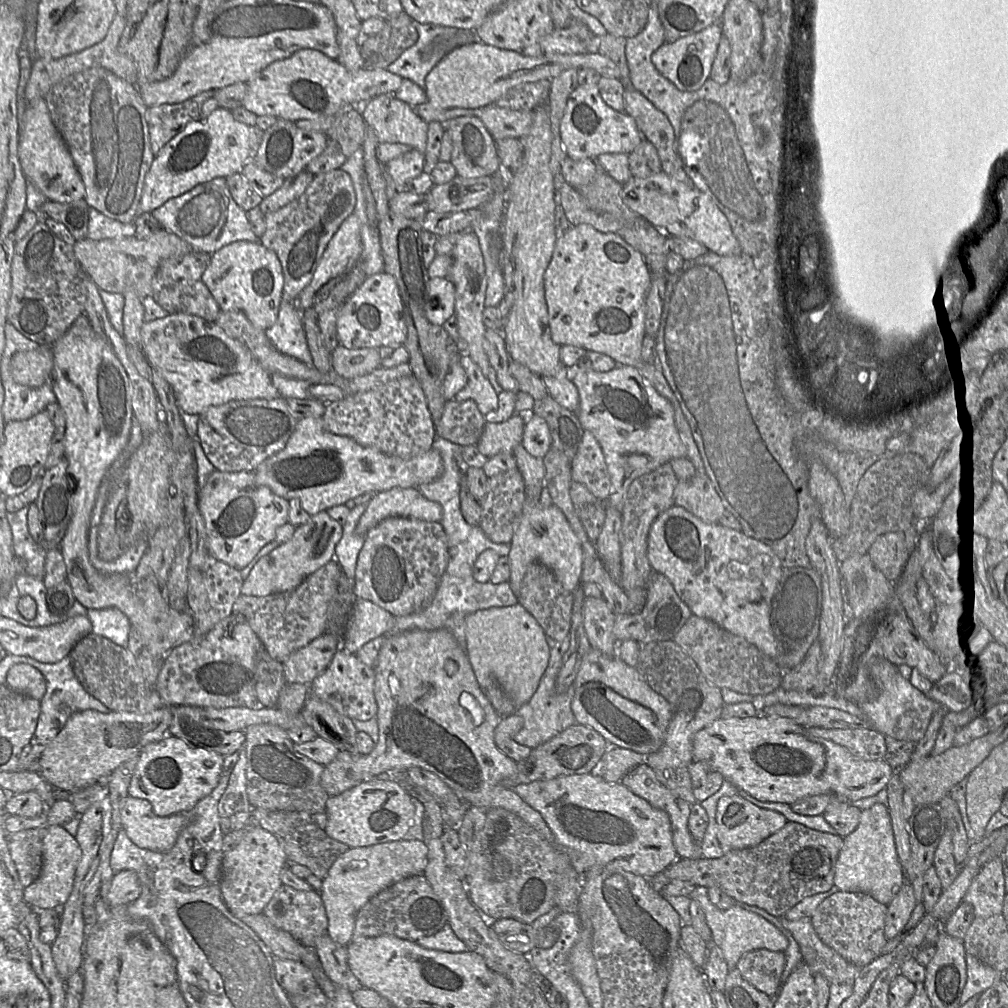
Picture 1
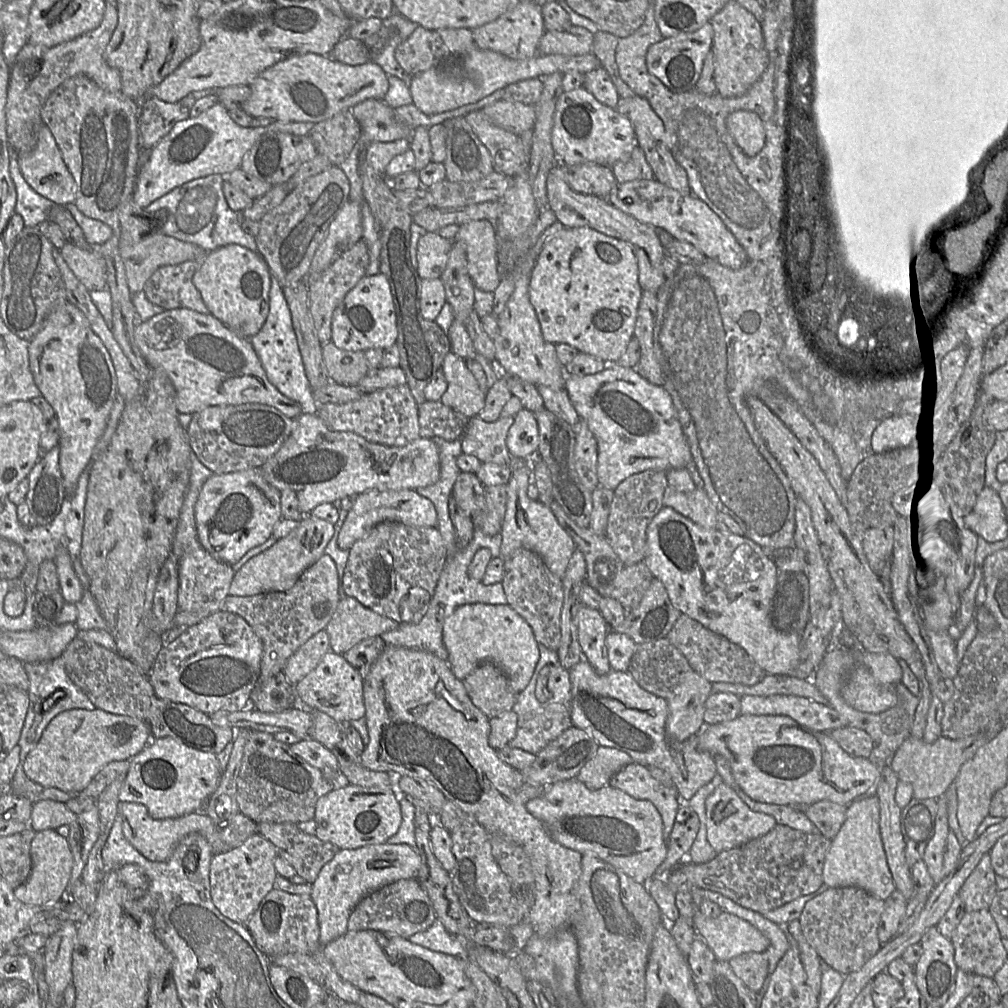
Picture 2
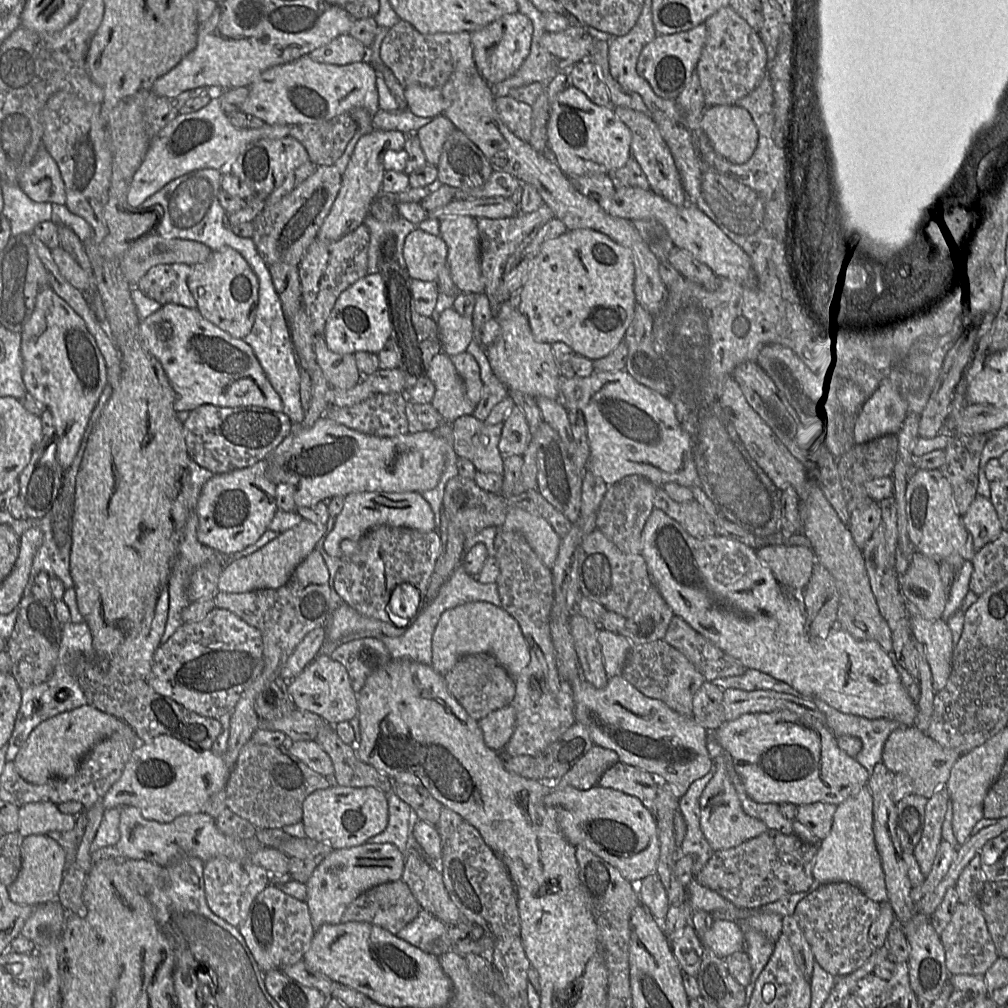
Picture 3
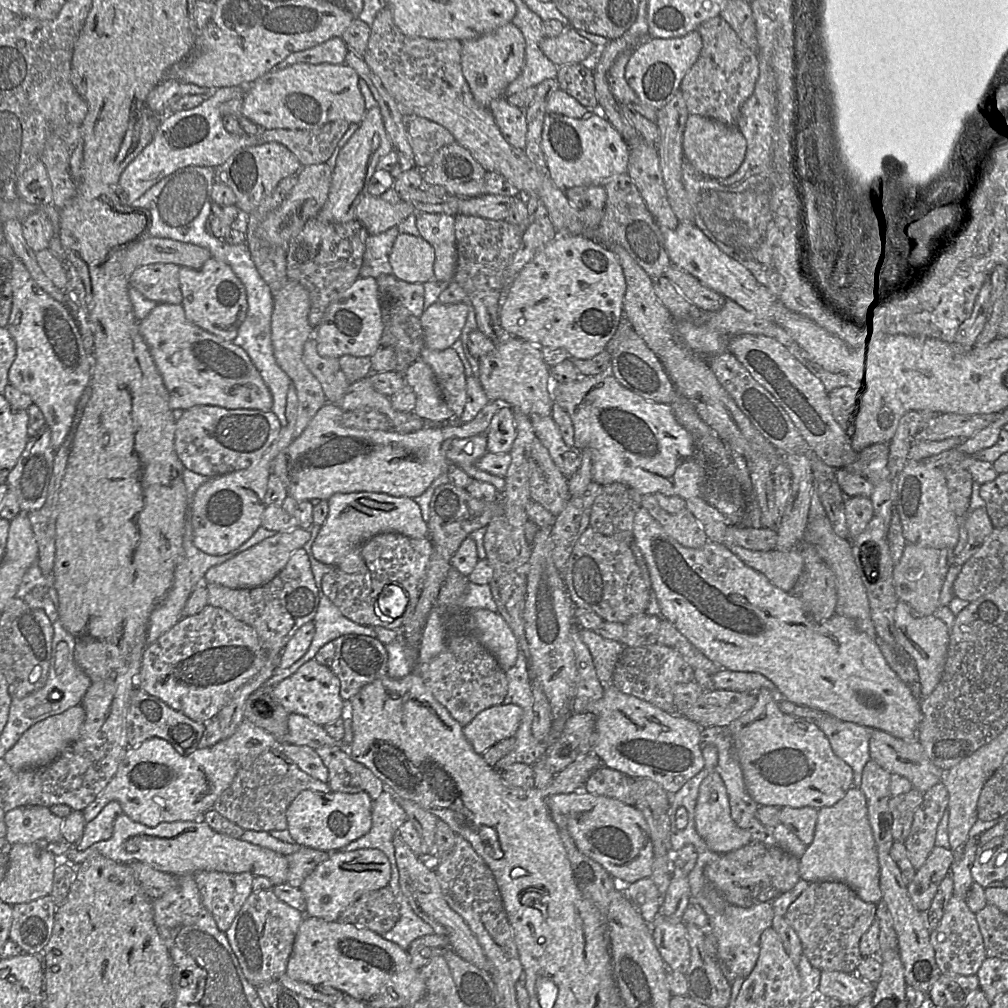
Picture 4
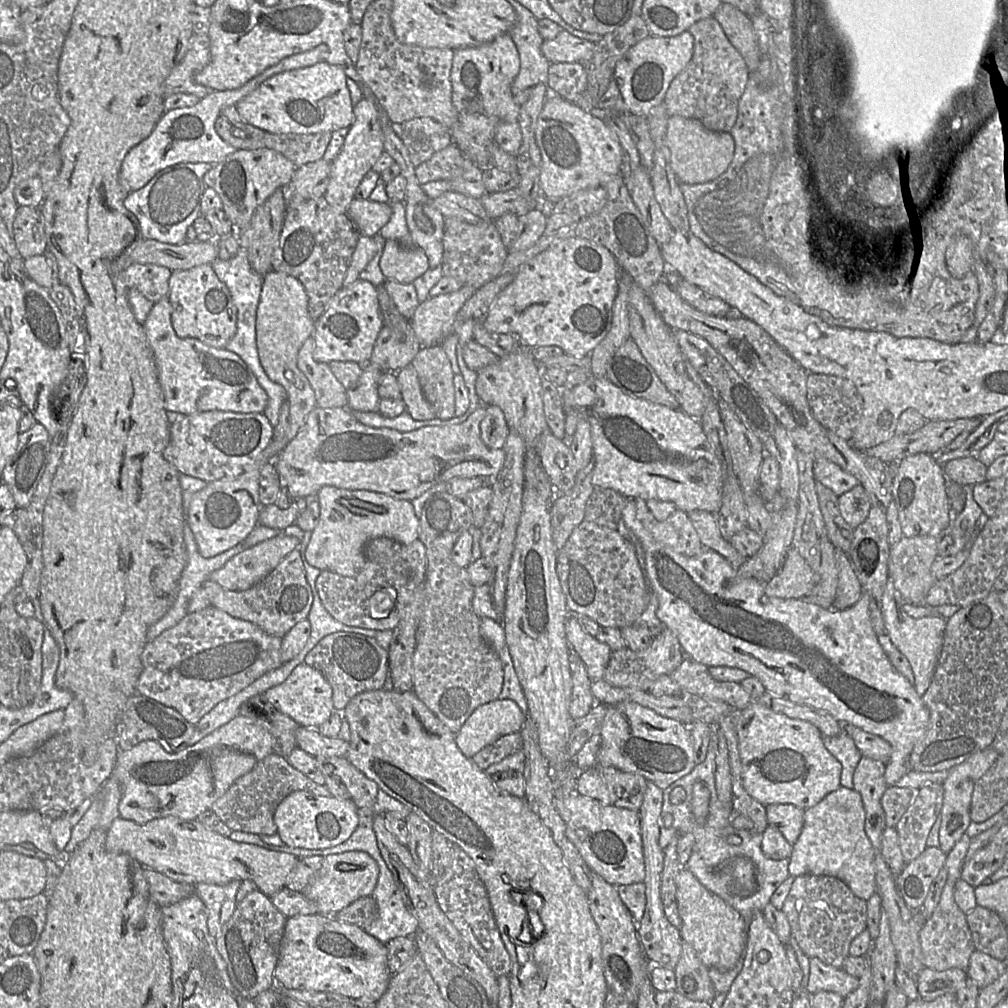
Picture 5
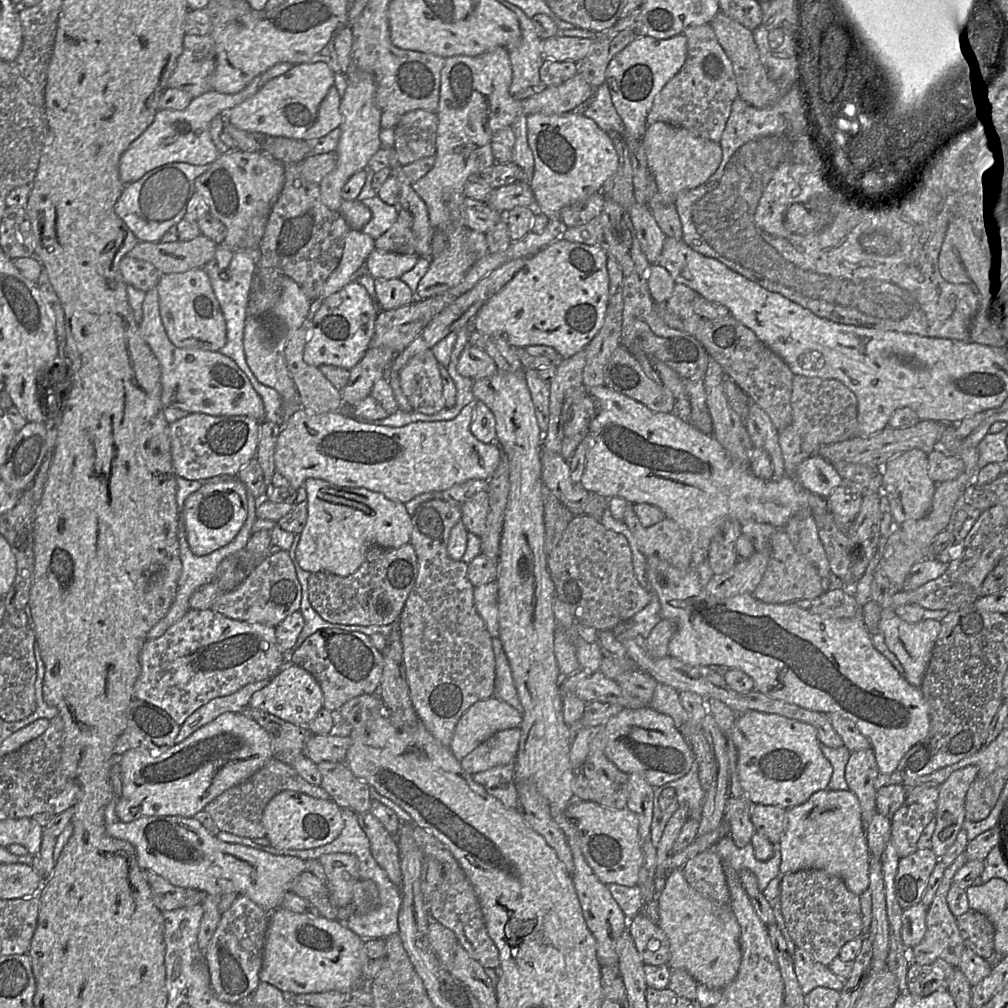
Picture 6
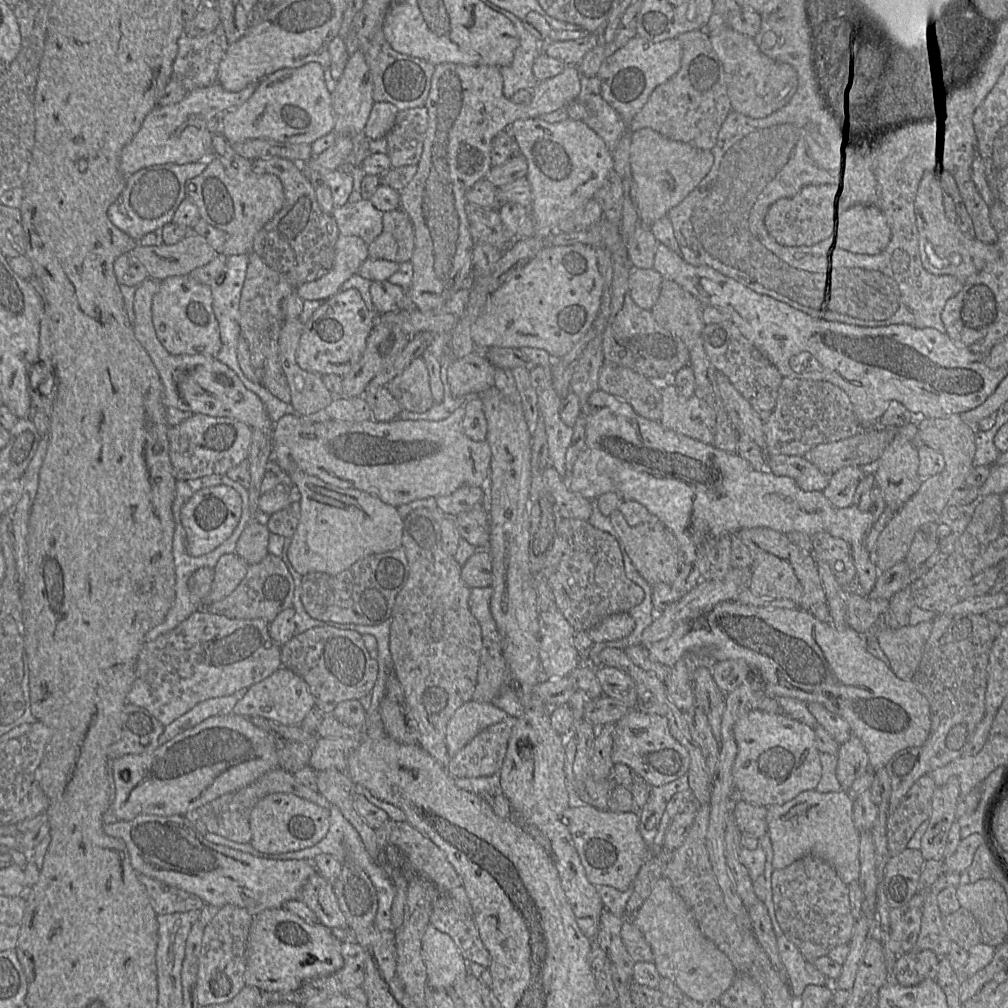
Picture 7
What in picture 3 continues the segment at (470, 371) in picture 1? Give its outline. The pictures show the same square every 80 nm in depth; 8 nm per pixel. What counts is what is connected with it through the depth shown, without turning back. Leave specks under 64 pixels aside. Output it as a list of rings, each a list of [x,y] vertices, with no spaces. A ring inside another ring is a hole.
[[[439,353],[432,359],[428,378],[435,386],[430,403],[446,423],[450,424],[459,417],[473,413],[476,404],[467,398],[464,382],[449,355]]]

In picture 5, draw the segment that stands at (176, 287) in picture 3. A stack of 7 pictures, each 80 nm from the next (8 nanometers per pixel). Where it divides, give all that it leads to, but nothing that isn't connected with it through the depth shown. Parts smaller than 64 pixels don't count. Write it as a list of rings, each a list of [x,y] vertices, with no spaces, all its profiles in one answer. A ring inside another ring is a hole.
[[[129,264],[122,272],[127,288],[137,289],[153,303],[167,298],[172,271],[155,264]]]

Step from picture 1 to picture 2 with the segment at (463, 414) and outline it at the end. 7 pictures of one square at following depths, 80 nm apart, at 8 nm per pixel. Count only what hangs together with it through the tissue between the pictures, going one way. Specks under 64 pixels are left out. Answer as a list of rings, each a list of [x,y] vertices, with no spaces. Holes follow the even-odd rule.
[[[439,401],[418,404],[418,421],[421,436],[439,437],[448,441],[460,440],[469,417]]]

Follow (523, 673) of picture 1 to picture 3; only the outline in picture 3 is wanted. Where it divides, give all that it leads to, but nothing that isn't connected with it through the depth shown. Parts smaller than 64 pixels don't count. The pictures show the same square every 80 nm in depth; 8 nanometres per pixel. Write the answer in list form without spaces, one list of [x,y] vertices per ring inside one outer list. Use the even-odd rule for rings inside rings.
[[[476,601],[444,611],[432,636],[429,665],[439,674],[445,675],[462,657],[476,653],[493,656],[513,679],[531,660],[530,647],[518,622],[501,606]]]

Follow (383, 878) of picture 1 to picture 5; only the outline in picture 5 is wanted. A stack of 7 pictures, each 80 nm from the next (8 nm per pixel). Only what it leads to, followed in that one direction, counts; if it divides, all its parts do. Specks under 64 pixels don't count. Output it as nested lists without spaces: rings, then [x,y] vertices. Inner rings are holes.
[[[345,851],[329,854],[324,857],[322,867],[303,893],[314,903],[318,914],[334,916],[359,898],[371,895],[378,876],[377,862],[366,852]]]

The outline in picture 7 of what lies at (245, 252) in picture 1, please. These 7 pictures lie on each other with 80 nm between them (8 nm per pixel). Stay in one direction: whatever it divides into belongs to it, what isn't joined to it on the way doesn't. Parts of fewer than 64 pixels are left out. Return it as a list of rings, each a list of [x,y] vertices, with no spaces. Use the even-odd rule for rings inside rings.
[[[188,275],[171,276],[159,281],[159,290],[152,301],[152,322],[158,340],[172,355],[204,354],[216,356],[221,348],[220,330],[212,307],[212,291]]]

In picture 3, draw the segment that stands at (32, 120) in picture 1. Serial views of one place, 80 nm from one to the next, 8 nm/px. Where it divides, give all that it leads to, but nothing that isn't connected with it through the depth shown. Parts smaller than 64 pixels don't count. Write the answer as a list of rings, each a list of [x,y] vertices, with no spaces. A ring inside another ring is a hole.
[[[41,147],[19,176],[18,186],[34,202],[65,204],[64,182],[50,154]]]

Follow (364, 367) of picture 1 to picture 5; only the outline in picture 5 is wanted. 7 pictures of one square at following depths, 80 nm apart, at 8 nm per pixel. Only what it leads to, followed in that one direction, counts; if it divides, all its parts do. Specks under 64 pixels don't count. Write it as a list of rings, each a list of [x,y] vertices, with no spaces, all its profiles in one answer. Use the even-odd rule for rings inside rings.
[[[305,340],[298,352],[297,365],[309,380],[320,408],[347,408],[347,389],[332,373],[329,364],[313,358],[315,340]]]

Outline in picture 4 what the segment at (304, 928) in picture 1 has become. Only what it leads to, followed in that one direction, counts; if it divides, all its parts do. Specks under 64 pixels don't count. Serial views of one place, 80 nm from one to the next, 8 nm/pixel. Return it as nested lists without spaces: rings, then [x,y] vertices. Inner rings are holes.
[[[272,890],[253,892],[225,932],[245,978],[255,987],[285,973],[298,928],[305,914],[279,900]]]

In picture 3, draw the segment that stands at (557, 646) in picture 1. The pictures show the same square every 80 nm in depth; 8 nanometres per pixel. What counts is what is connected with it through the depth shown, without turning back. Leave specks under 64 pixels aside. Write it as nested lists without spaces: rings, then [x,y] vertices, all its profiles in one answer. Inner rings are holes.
[[[530,647],[529,664],[514,678],[515,696],[510,703],[516,710],[515,731],[505,746],[510,755],[539,756],[558,740],[575,722],[571,683],[563,680],[556,661],[547,662],[540,647]]]

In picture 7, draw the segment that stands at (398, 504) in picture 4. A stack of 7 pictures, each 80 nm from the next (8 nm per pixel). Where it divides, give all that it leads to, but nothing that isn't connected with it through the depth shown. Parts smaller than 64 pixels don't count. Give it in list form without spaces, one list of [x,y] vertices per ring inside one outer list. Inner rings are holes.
[[[274,447],[271,460],[274,460],[281,469],[288,473],[301,495],[299,522],[295,533],[291,536],[287,550],[287,558],[298,573],[302,575],[310,572],[337,574],[370,554],[392,551],[401,546],[403,518],[395,506],[384,503],[372,493],[355,488],[336,487],[316,476],[309,475],[297,469],[286,453],[276,452]]]

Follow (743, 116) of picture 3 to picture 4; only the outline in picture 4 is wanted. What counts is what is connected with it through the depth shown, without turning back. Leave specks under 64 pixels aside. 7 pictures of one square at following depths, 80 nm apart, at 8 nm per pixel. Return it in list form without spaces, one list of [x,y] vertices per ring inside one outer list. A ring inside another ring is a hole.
[[[690,114],[683,133],[682,147],[685,161],[699,173],[720,179],[732,175],[740,167],[746,155],[747,142],[736,126]]]

